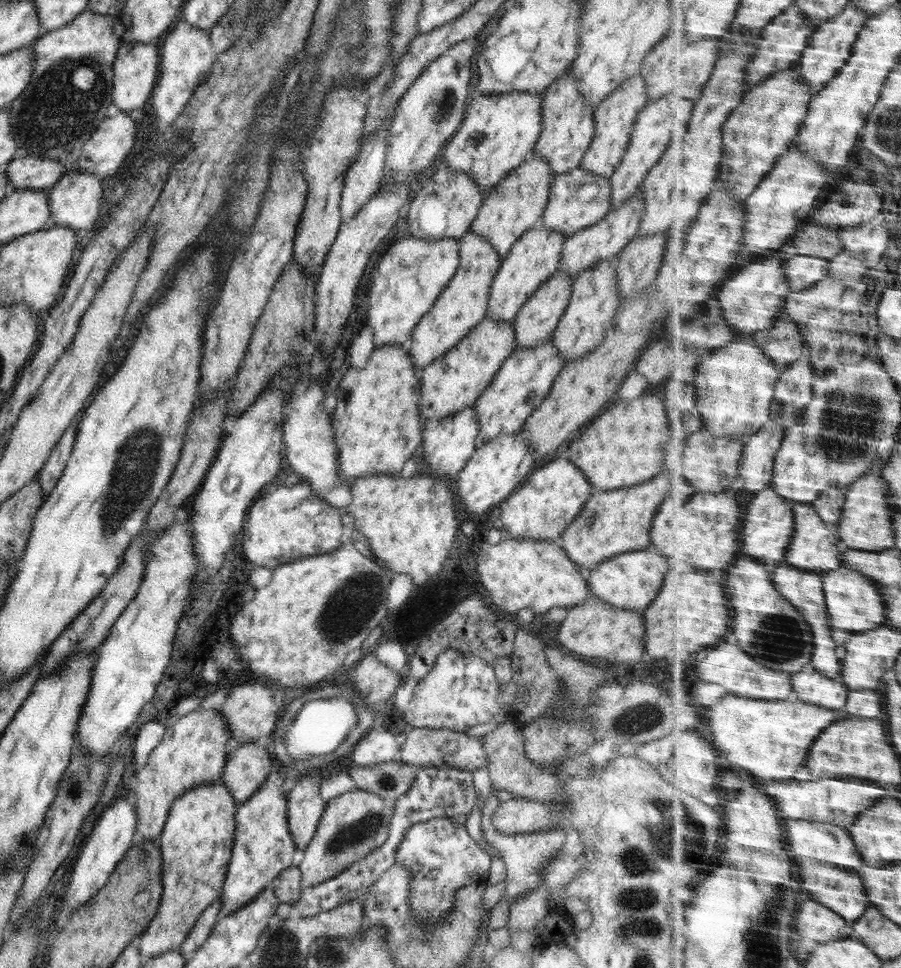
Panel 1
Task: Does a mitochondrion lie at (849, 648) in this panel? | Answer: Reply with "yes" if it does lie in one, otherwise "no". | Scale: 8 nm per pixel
no

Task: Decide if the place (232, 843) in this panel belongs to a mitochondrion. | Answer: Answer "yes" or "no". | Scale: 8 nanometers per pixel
no

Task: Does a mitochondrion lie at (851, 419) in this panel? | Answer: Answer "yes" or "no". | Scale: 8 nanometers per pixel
yes

